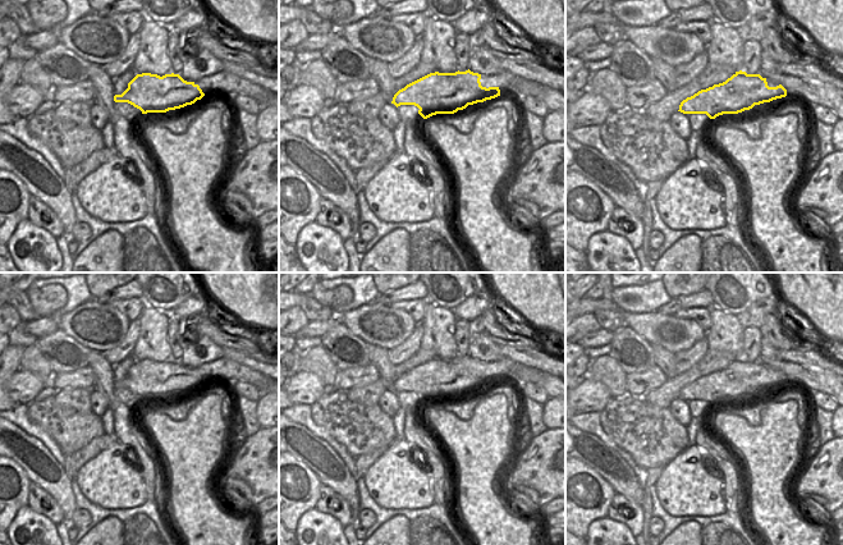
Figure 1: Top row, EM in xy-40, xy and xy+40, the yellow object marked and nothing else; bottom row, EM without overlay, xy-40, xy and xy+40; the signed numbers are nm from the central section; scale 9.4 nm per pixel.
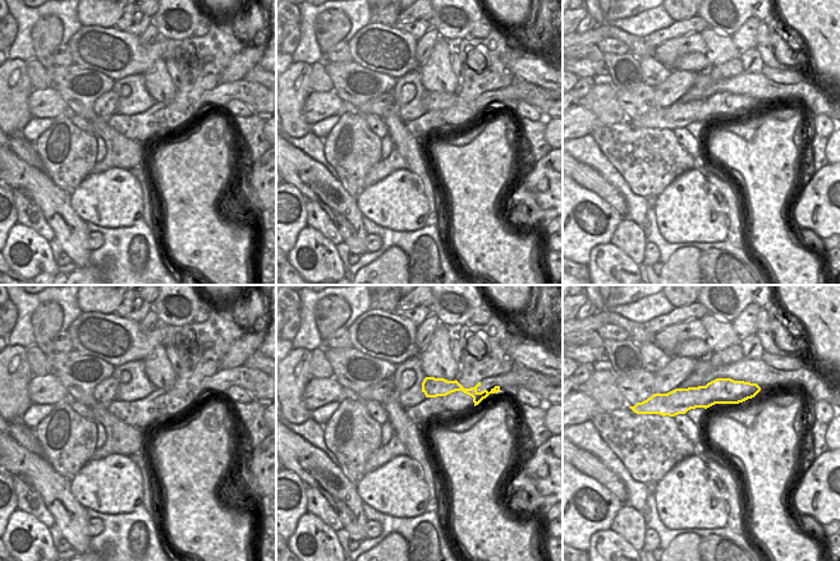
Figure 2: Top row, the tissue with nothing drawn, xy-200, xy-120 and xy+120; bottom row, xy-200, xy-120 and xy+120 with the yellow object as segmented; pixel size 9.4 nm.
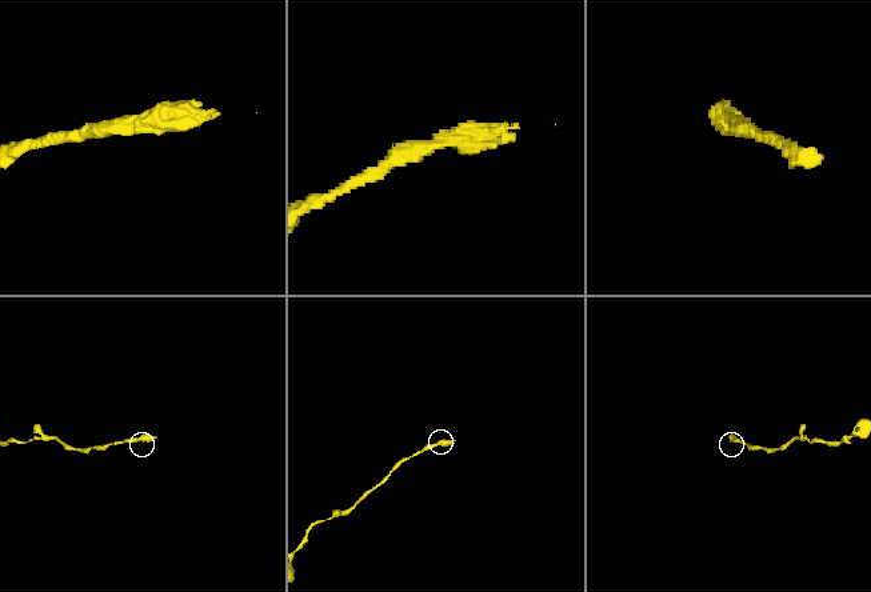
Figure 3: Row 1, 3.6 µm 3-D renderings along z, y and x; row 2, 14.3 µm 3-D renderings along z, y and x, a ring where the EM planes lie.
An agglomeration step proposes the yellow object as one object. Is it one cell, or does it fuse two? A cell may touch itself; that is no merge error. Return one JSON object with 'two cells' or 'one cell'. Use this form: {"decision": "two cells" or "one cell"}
{"decision": "two cells"}

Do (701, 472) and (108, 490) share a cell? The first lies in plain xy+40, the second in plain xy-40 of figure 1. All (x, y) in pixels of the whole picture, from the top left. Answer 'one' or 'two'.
one

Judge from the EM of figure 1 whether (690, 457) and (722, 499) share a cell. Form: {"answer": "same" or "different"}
{"answer": "same"}

